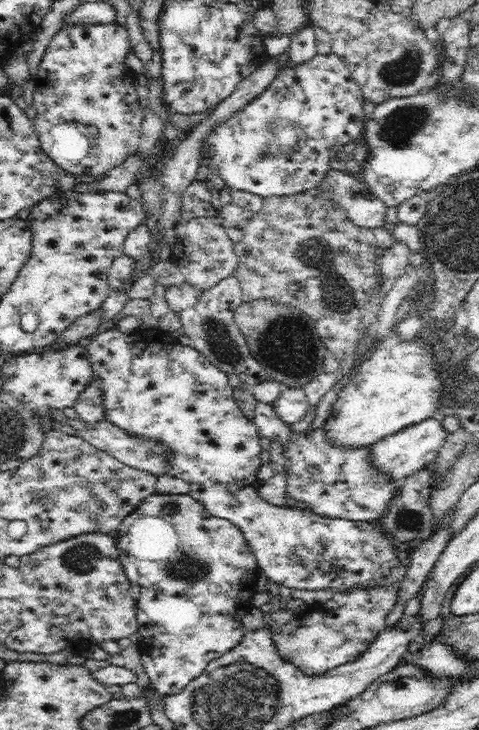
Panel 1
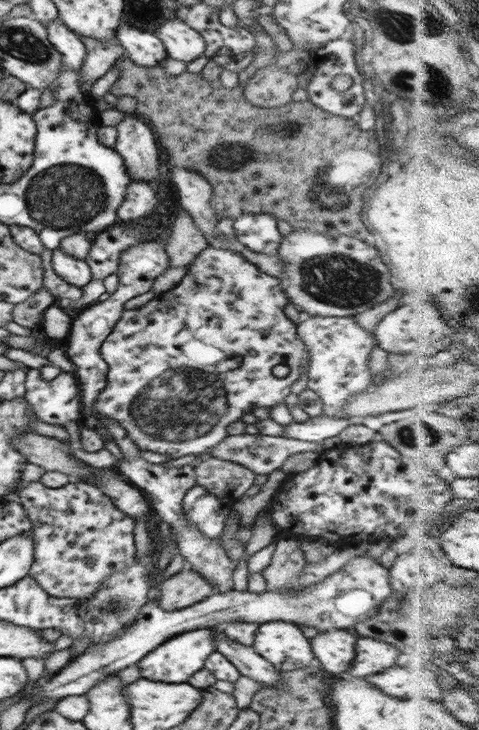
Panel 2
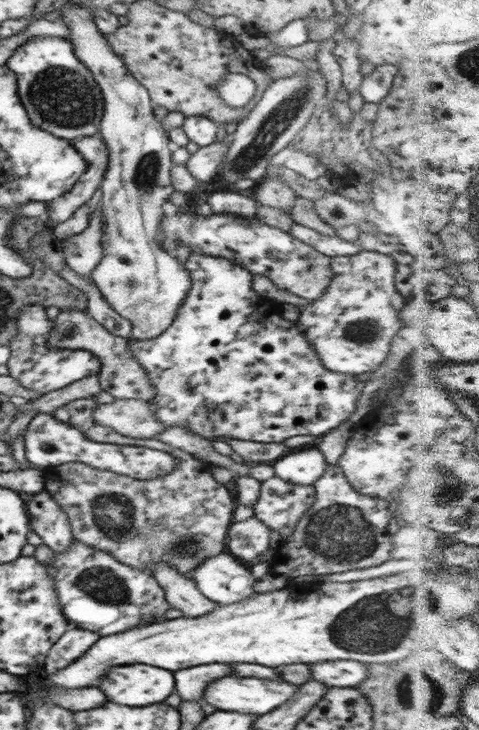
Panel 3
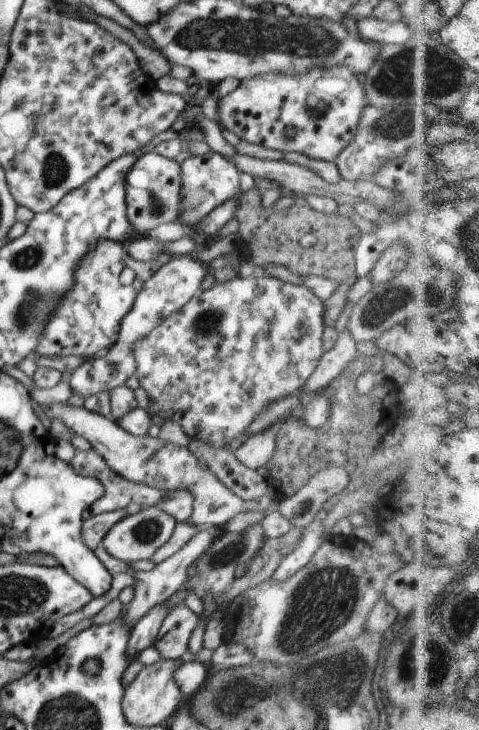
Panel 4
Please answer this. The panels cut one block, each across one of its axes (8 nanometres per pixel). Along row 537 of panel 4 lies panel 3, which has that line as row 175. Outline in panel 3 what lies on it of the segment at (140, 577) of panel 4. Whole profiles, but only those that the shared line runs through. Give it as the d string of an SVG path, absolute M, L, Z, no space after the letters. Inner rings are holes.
M228 134L222 141L214 141L205 147L200 147L185 164L188 172L198 181L211 181L218 174L221 162L224 162L228 148L233 142L233 135Z

